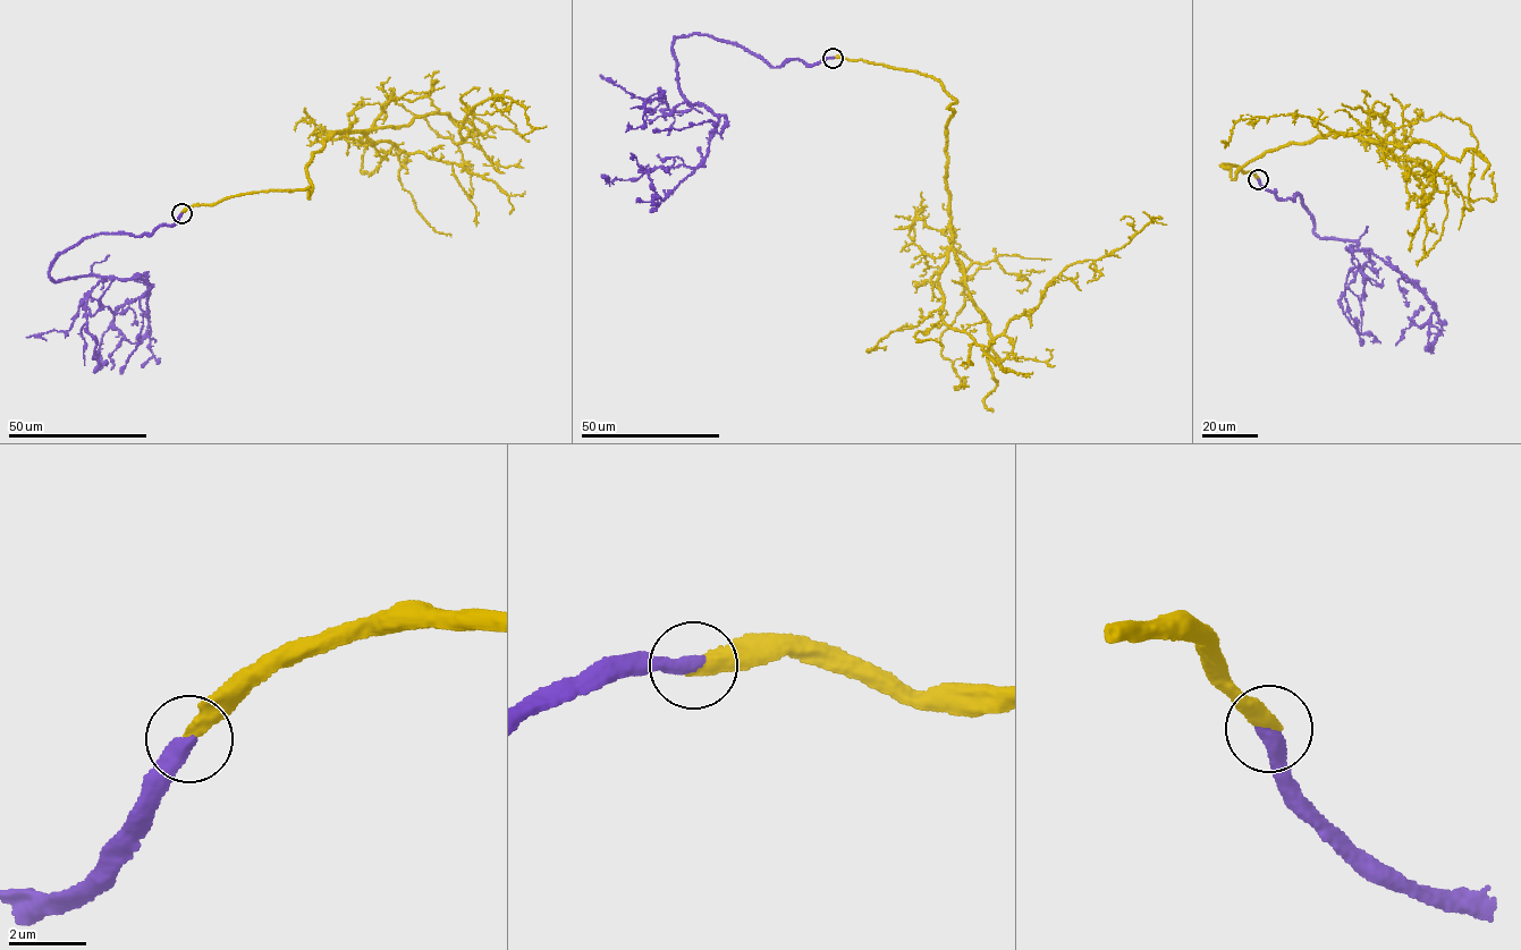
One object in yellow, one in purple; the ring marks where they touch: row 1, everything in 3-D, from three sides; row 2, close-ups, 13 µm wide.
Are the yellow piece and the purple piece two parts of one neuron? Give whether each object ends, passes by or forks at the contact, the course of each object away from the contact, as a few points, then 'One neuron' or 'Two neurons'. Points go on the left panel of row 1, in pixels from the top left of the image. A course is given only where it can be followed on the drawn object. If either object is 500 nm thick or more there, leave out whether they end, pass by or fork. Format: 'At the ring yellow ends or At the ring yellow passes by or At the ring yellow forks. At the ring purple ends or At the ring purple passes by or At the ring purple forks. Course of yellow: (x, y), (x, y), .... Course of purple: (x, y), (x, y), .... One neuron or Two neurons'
At the ring yellow ends. At the ring purple ends. Course of yellow: (182, 213), (309, 198), (340, 132), (437, 112), (461, 144), (464, 110), (499, 95), (546, 126). Course of purple: (182, 213), (148, 235), (86, 237), (53, 261), (56, 281), (151, 286), (148, 331), (121, 340), (111, 370). One neuron

